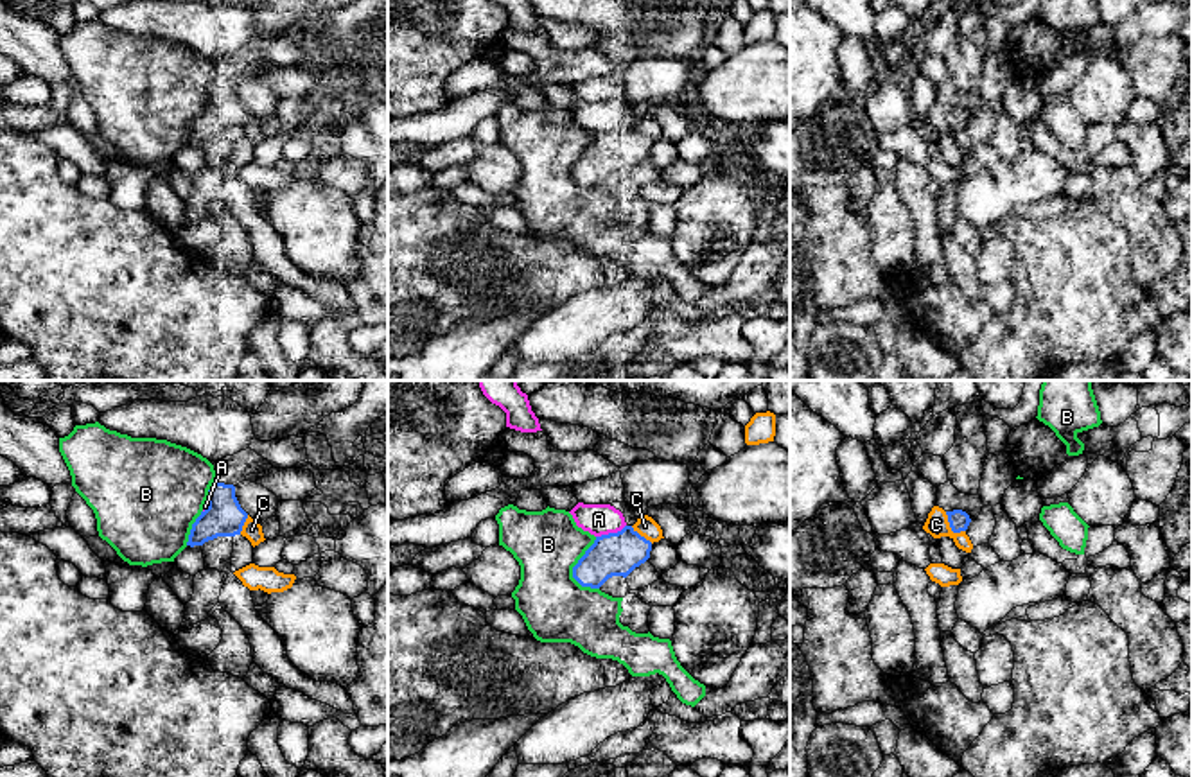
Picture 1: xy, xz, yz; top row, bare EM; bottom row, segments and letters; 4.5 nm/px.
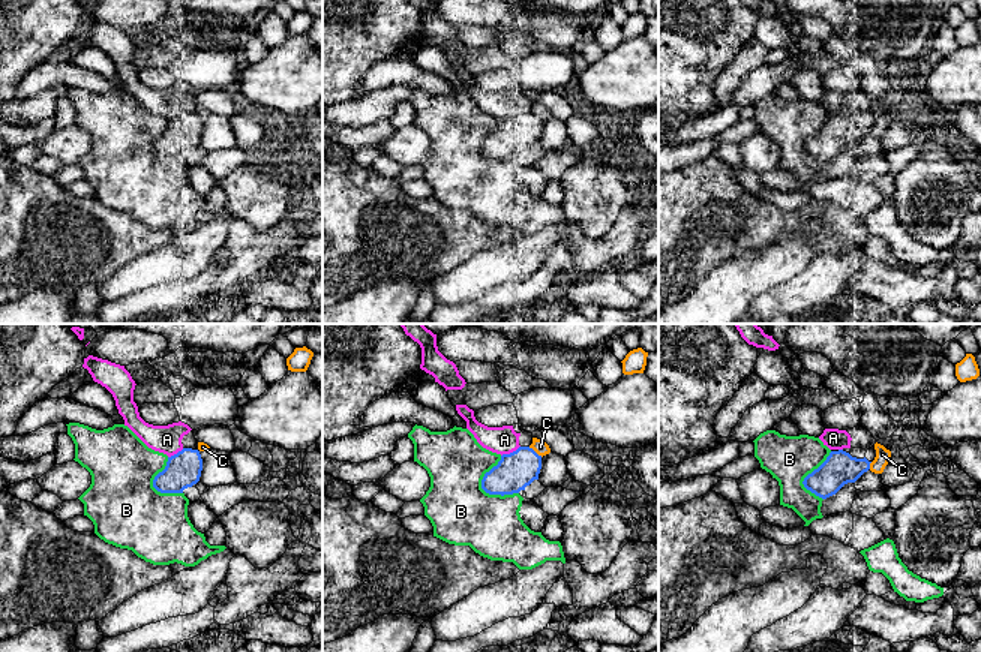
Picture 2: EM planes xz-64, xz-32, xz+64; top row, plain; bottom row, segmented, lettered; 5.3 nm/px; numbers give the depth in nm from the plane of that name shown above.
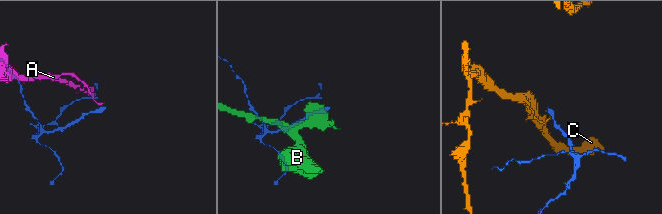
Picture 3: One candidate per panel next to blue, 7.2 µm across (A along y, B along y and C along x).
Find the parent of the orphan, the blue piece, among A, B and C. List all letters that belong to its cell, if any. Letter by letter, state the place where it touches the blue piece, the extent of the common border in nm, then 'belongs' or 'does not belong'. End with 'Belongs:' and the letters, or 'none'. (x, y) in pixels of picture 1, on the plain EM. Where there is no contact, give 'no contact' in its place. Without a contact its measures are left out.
A: contact xz (611, 131); length 150 nm; does not belong
B: contact xz (575, 164); length 240 nm; does not belong
C: contact yz (950, 124); length 130 nm; does not belong
Belongs: none

